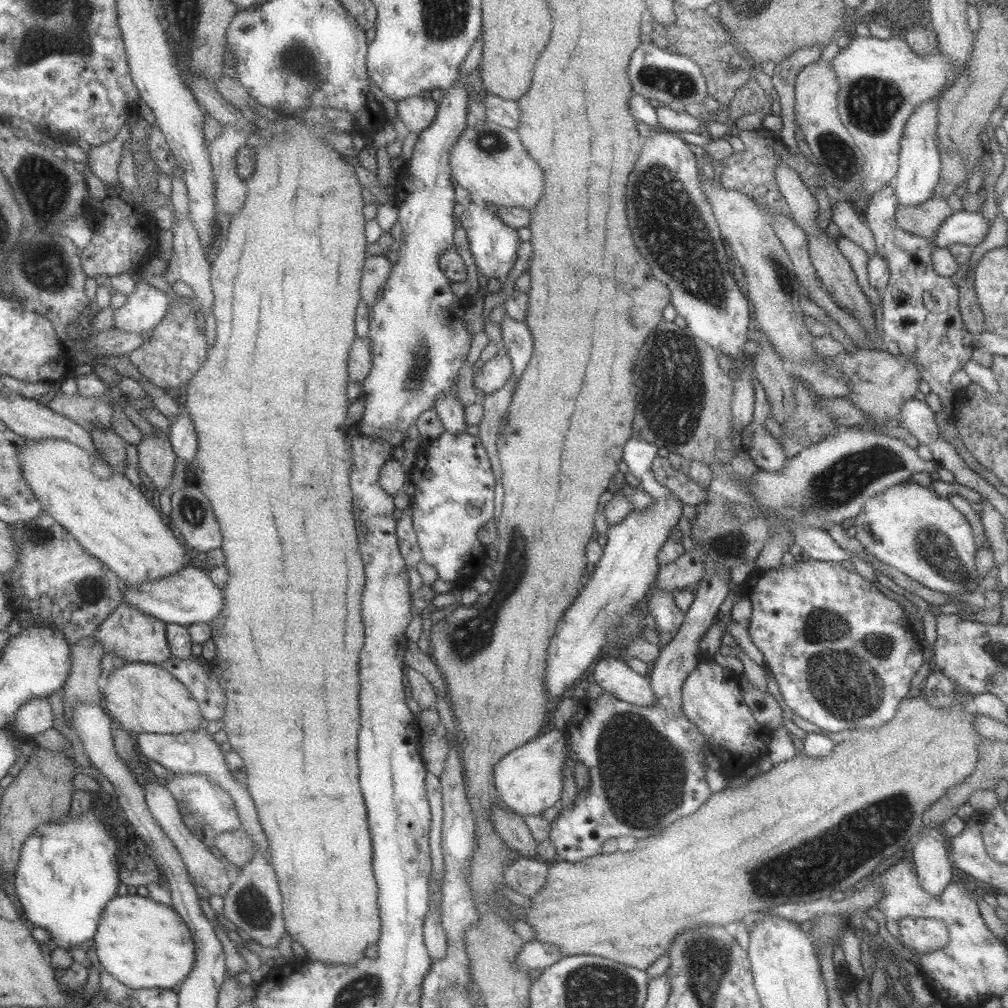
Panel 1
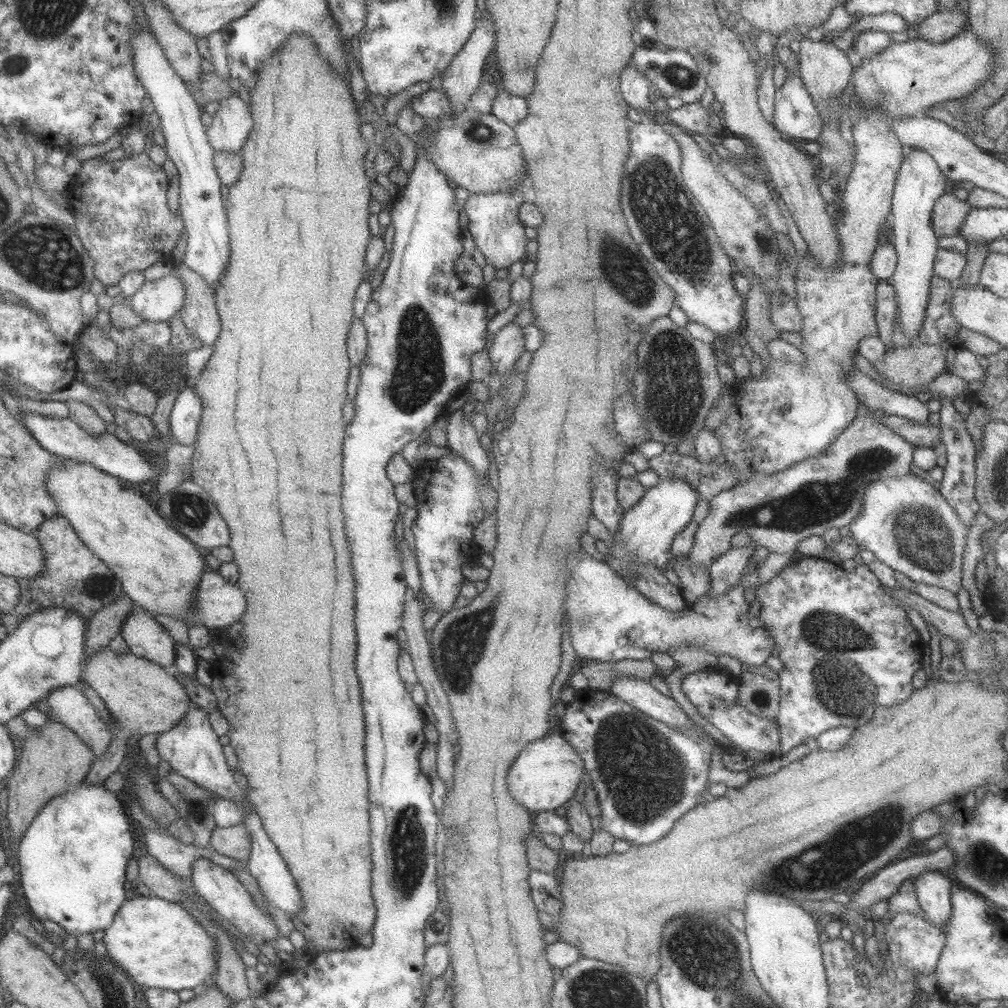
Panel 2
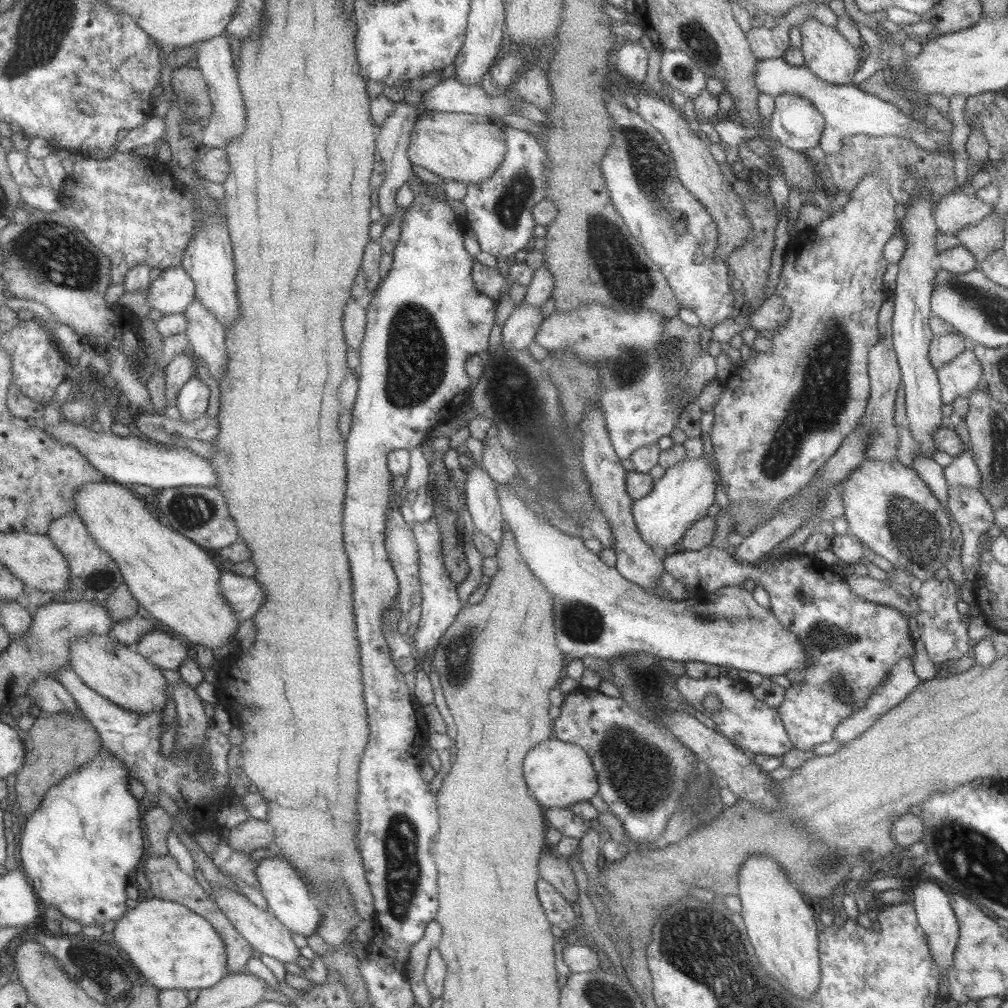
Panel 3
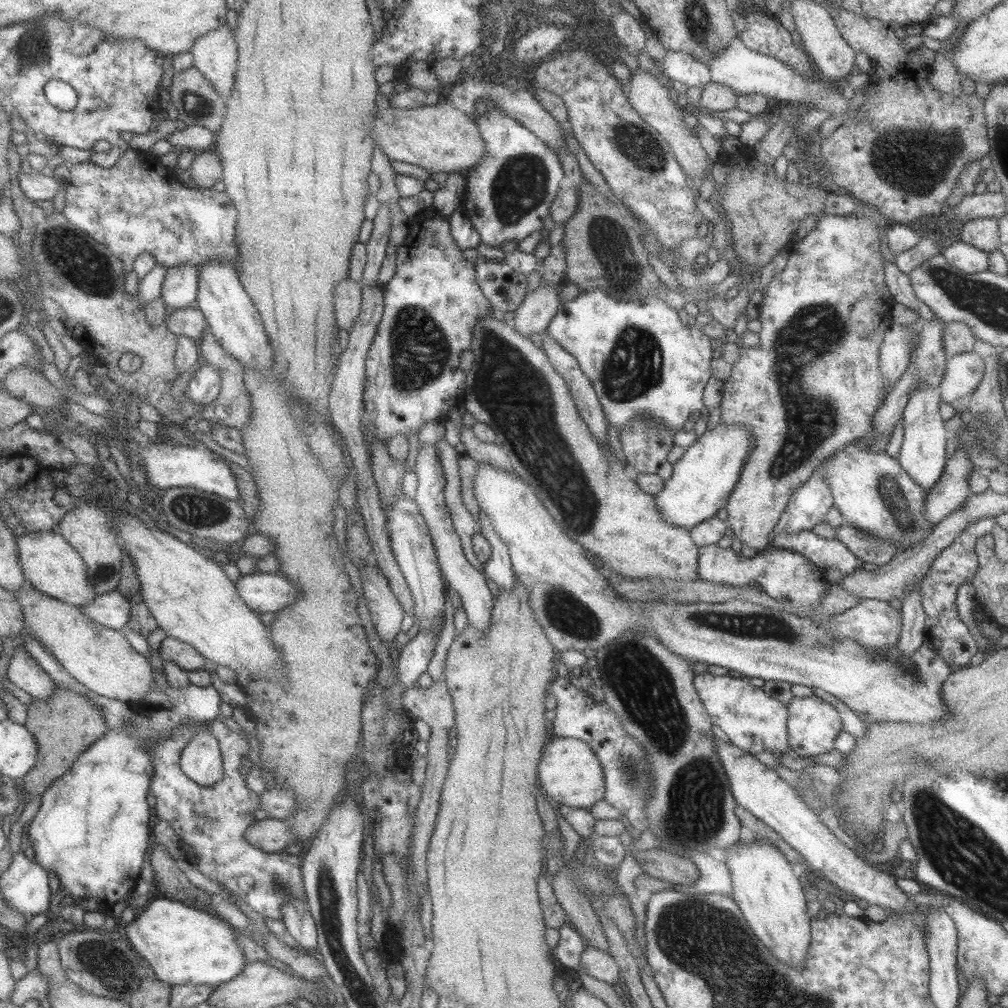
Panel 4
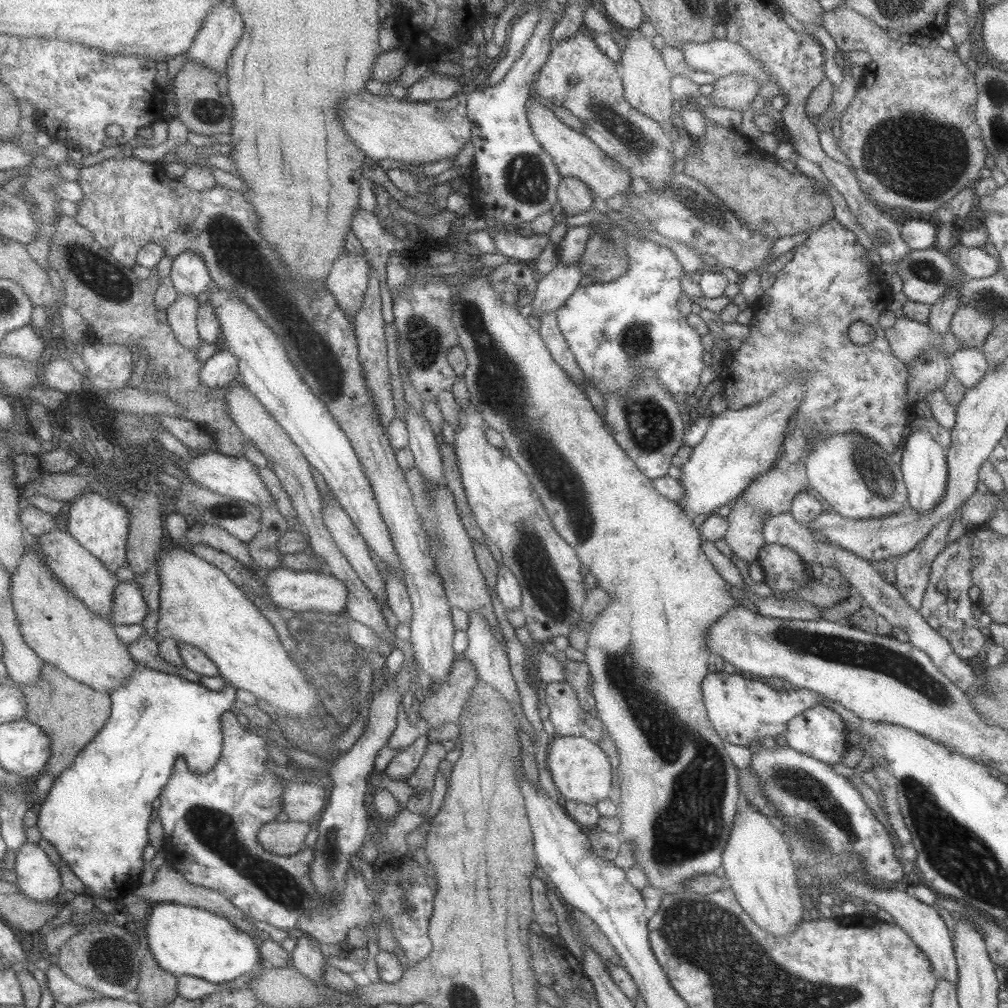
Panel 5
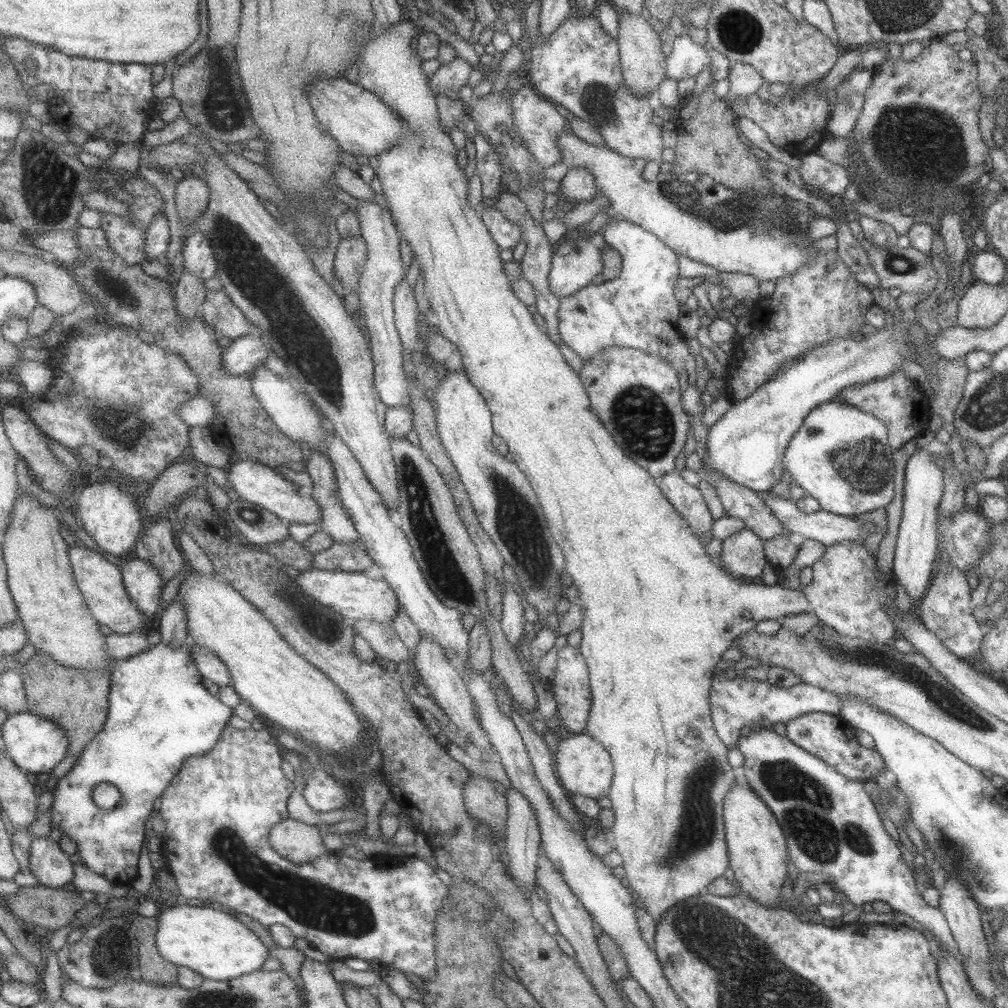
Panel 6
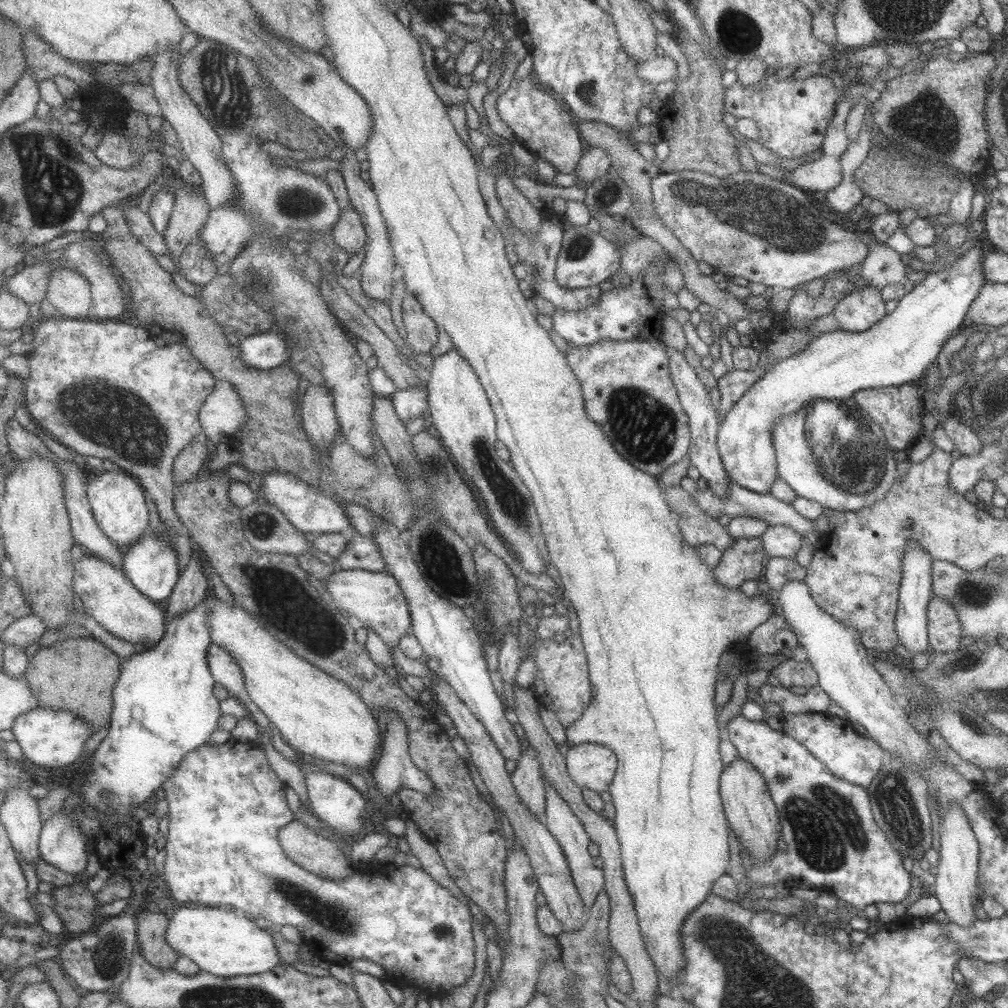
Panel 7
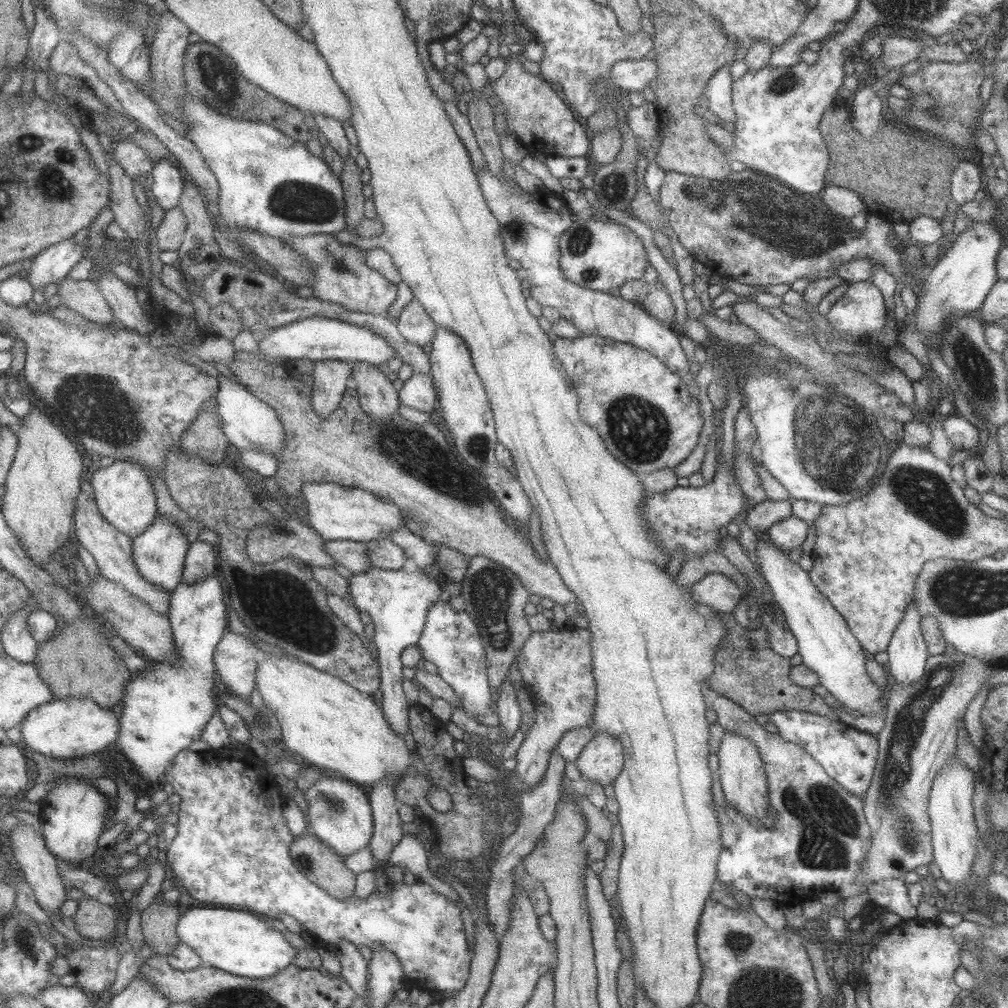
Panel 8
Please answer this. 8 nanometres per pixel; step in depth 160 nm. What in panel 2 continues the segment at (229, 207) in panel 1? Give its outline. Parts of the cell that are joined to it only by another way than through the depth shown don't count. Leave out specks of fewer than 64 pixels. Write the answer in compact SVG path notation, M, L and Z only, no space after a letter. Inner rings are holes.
M232 89L232 94L219 100L219 107L207 127L207 141L215 153L239 153L243 144L245 144L245 140L247 140L249 131L253 128L253 123L254 120L252 119L249 106Z

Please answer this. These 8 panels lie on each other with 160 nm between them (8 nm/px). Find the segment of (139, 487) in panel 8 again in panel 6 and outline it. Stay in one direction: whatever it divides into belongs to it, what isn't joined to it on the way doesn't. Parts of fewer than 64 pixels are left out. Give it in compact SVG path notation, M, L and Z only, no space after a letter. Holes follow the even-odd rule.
M109 478L105 483L93 483L83 487L74 510L78 523L96 541L101 550L126 559L125 552L130 552L131 548L134 548L135 540L138 539L141 513L145 512L140 510L140 506L135 504L119 485Z

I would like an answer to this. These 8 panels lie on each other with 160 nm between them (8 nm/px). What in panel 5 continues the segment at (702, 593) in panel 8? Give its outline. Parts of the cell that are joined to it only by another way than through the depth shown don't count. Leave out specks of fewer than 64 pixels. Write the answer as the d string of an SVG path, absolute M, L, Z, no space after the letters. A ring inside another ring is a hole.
M831 218L822 226L810 231L805 237L804 242L798 244L794 248L791 260L786 262L780 270L773 274L772 286L763 291L757 302L751 305L753 314L755 311L758 311L757 323L750 327L749 336L742 342L742 345L740 345L737 350L733 350L731 354L725 356L721 362L721 365L725 369L725 374L727 374L725 378L727 378L729 382L733 382L733 384L725 384L722 389L723 396L726 400L726 408L729 410L741 410L746 406L753 406L764 398L770 396L770 394L777 388L786 386L786 382L789 382L792 378L796 378L796 374L802 376L802 397L800 398L800 403L797 405L796 411L793 411L793 414L789 417L789 422L787 422L785 432L782 434L783 440L781 441L781 446L775 457L773 466L769 467L766 473L756 476L741 491L741 494L735 498L735 502L726 516L728 527L724 534L725 542L729 545L734 556L747 562L747 566L756 560L759 549L766 543L762 531L764 516L775 516L776 514L789 512L793 497L809 486L804 466L806 458L810 453L810 442L814 442L815 438L824 438L826 434L857 433L863 437L869 438L875 444L878 444L888 455L895 451L897 446L901 444L904 426L906 425L903 411L908 407L906 404L906 376L908 369L903 362L891 354L889 343L884 335L884 330L881 328L880 322L878 321L880 314L889 308L891 297L893 295L892 293L889 293L889 286L887 286L886 280L886 278L881 276L877 261L873 258L872 254L867 252L866 248L863 248L863 246L857 242L856 236L850 230L847 230L847 228L844 228L839 224L837 220ZM855 320L871 324L871 328L875 330L875 340L873 340L875 344L859 346L858 344L853 344L853 342L849 340L849 324L855 322Z

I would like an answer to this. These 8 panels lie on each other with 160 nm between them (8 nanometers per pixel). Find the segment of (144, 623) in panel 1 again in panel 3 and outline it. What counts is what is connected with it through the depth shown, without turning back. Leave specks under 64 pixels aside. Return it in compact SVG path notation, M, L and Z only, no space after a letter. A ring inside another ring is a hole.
M158 630L145 632L136 642L136 654L160 669L178 671L185 658L192 657L192 647L182 639Z

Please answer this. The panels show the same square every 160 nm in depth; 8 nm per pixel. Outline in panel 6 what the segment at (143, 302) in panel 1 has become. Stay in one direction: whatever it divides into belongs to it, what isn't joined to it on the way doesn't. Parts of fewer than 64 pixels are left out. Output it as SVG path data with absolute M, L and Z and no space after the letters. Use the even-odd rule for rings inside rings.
M197 232L185 238L181 256L182 270L191 276L205 281L215 274L216 260L204 234Z

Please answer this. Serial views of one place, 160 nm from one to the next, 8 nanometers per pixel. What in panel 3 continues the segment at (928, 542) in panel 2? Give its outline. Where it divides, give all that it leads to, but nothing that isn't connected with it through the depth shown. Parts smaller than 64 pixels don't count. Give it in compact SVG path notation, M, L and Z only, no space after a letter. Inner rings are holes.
M864 460L842 482L844 518L848 532L882 556L893 567L902 568L918 582L933 581L935 570L945 565L951 553L949 518L938 498L912 467L899 461Z

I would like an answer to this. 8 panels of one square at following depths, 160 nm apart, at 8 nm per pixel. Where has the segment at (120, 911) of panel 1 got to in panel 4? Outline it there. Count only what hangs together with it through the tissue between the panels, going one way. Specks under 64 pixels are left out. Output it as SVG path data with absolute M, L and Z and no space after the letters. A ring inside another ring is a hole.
M164 896L151 900L124 930L144 969L150 969L157 979L171 986L216 986L238 975L247 963L227 921L176 898Z

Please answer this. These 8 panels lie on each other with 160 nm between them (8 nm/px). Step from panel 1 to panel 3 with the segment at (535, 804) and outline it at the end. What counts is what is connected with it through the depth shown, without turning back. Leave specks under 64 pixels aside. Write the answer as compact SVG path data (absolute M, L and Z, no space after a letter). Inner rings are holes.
M547 739L533 746L523 758L522 770L527 790L542 808L568 808L579 801L589 801L598 792L589 756L580 746L561 740Z

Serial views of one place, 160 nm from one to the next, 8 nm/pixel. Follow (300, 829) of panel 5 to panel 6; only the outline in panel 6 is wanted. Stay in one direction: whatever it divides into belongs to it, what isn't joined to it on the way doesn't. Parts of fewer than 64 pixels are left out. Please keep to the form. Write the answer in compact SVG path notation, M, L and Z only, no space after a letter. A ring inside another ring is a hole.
M289 817L269 829L268 843L277 854L294 863L311 862L329 851L319 837L317 825L308 825Z

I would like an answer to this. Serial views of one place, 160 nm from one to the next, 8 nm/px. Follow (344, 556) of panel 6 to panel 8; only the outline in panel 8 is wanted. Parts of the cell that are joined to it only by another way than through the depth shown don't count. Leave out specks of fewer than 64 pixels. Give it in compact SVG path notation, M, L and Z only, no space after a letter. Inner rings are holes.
M377 538L361 542L365 547L365 556L370 566L381 570L400 569L406 556L400 546L389 539Z

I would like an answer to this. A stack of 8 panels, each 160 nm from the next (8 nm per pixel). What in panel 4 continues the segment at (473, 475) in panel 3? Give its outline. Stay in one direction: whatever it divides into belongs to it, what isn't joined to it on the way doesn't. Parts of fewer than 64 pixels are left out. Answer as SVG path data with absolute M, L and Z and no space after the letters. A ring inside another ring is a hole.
M479 510L478 533L490 544L491 554L487 562L482 563L482 573L493 588L509 590L514 583L510 556L505 543L498 537L490 525L490 518Z

